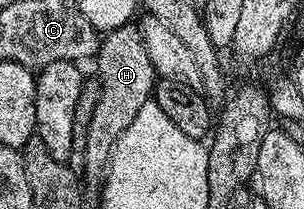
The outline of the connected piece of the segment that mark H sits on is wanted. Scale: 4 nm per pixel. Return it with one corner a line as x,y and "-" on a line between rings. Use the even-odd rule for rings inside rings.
132,23
107,30
103,34
100,48
96,50
94,64
99,97
87,131
86,163
82,179
87,190
89,188
97,192
103,184
117,140
134,121
138,111
151,100
158,78
154,71
154,63
150,63
150,55
146,55
146,43
142,43
139,28

